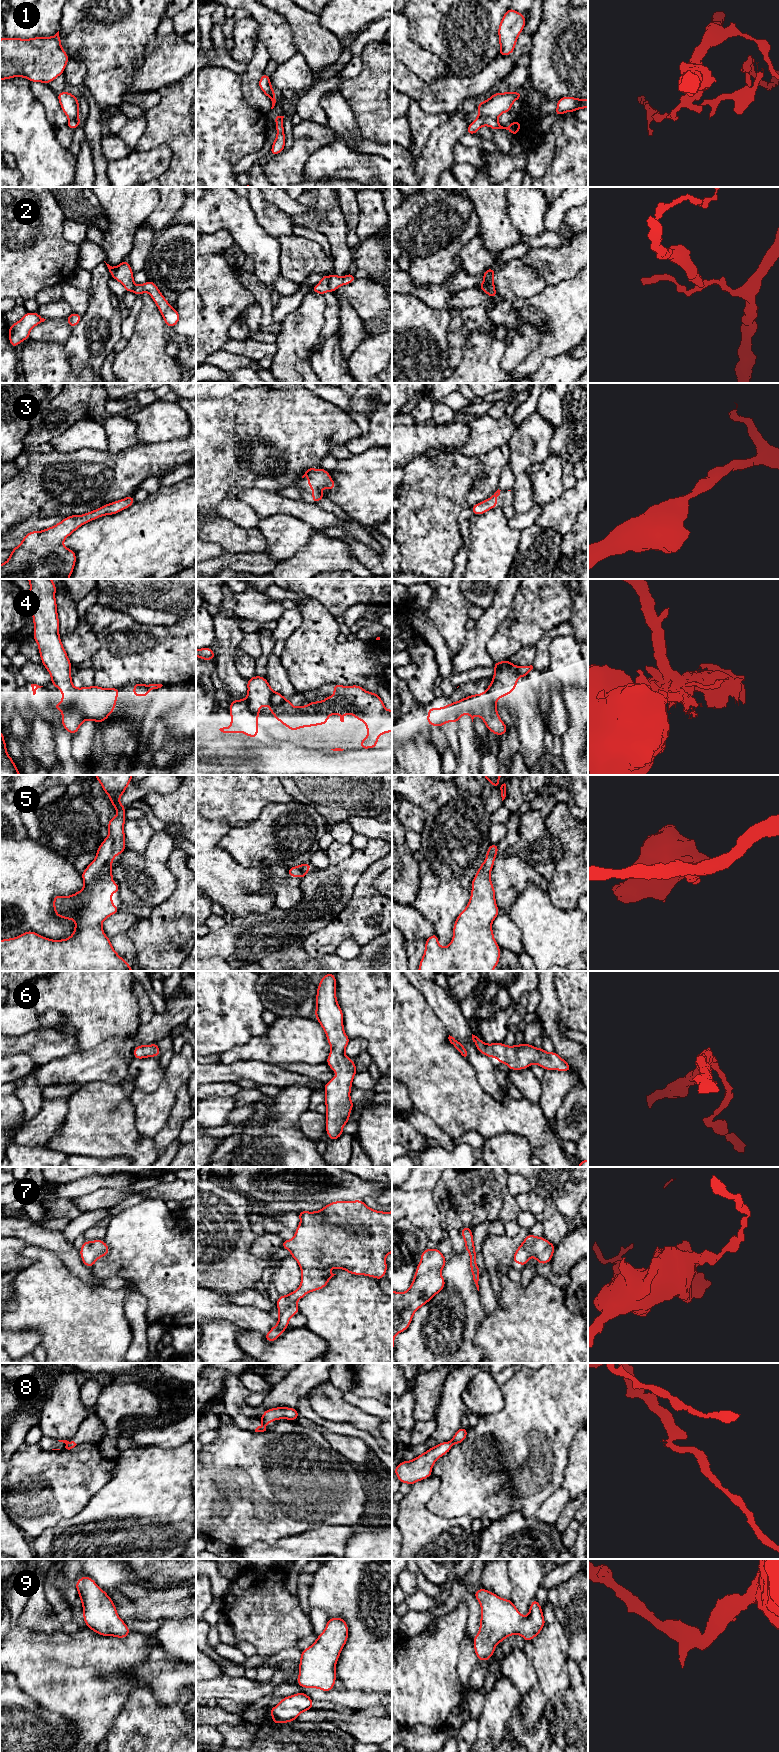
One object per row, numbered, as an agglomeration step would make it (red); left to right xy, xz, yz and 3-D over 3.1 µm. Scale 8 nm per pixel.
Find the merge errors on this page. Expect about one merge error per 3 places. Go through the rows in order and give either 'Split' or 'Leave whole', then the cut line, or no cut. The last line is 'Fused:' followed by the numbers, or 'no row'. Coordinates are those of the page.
1: Split. Split along yz (479, 113), (496, 119)
2: Split. Split along xz (328, 277), (329, 290)
3: Leave whole. No split
4: Split. Split along yz (492, 680), (496, 683), (516, 682)
5: Leave whole. No split
6: Leave whole. No split
7: Leave whole. No split
8: Split. Split along xz (260, 1418), (266, 1424)
9: Leave whole. No split
Fused: 1, 2, 4, 8

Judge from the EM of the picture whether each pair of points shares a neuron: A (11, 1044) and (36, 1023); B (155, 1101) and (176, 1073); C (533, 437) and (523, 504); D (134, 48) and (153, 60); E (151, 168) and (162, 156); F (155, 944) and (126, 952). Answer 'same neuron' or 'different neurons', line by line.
A: different neurons
B: same neuron
C: same neuron
D: different neurons
E: same neuron
F: different neurons

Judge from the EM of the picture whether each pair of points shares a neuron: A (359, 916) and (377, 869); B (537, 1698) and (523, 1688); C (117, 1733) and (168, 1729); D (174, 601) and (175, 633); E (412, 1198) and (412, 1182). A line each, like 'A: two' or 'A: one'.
A: one
B: two
C: one
D: two
E: two

